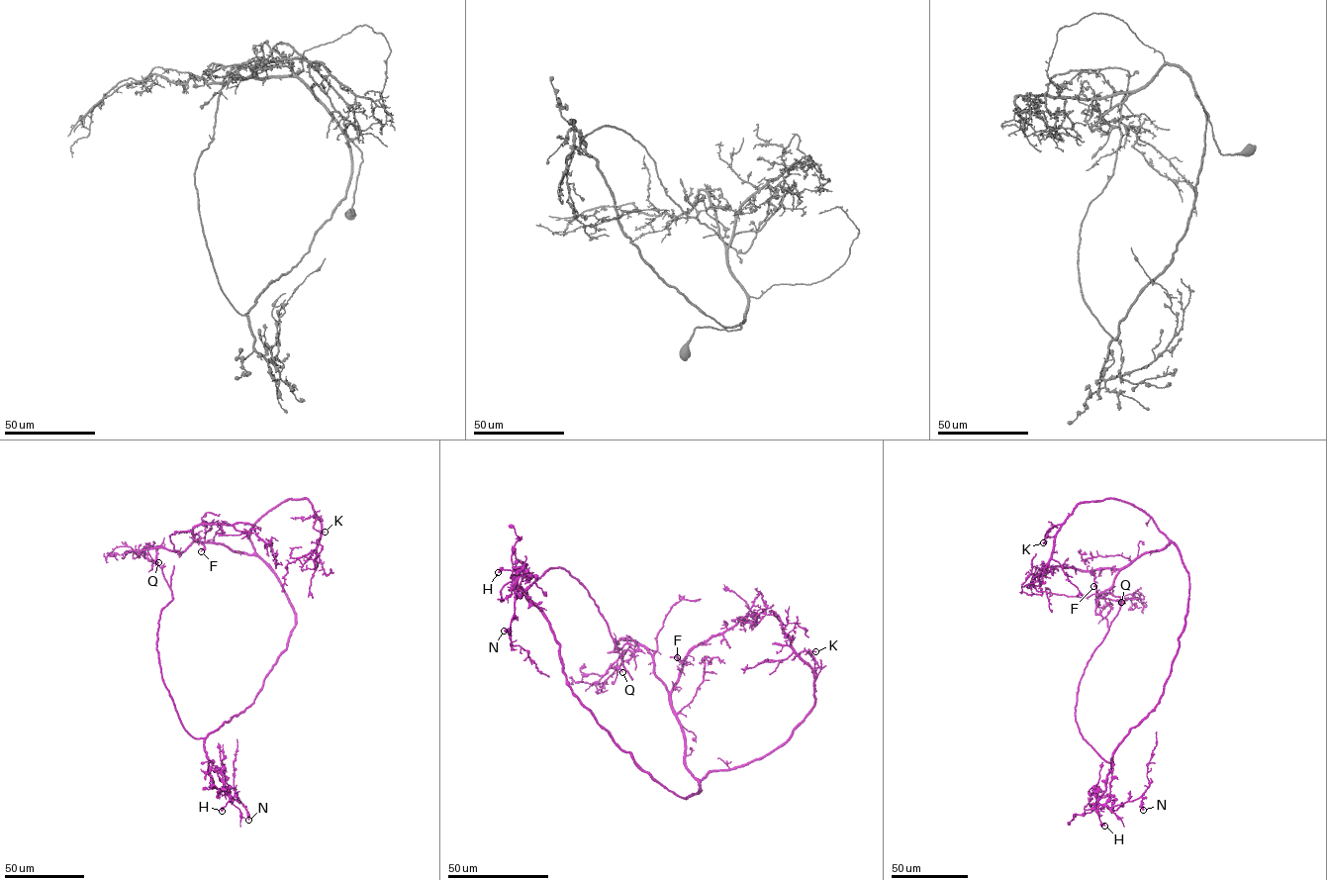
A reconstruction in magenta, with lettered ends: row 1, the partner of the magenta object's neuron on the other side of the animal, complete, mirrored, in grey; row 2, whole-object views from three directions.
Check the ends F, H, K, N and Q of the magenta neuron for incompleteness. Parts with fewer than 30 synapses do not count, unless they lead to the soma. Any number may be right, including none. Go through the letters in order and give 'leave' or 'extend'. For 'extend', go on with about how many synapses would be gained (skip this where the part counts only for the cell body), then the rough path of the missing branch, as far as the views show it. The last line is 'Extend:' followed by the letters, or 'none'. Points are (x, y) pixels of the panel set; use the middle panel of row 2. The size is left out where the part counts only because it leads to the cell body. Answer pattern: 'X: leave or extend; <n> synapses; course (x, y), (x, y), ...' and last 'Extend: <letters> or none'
F: leave
H: leave
K: leave
N: leave
Q: leave
Extend: none

